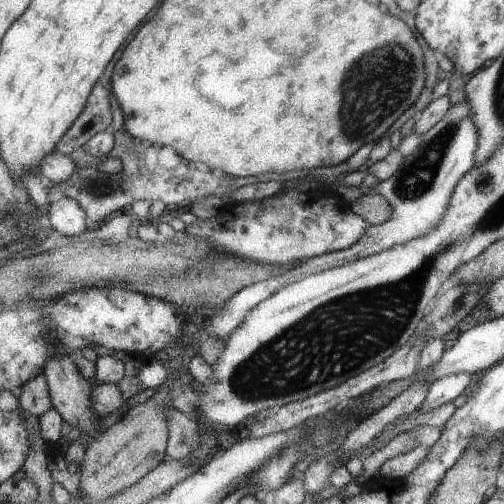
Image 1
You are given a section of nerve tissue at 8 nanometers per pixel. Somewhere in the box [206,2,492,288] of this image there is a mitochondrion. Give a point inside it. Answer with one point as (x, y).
(362, 111)

